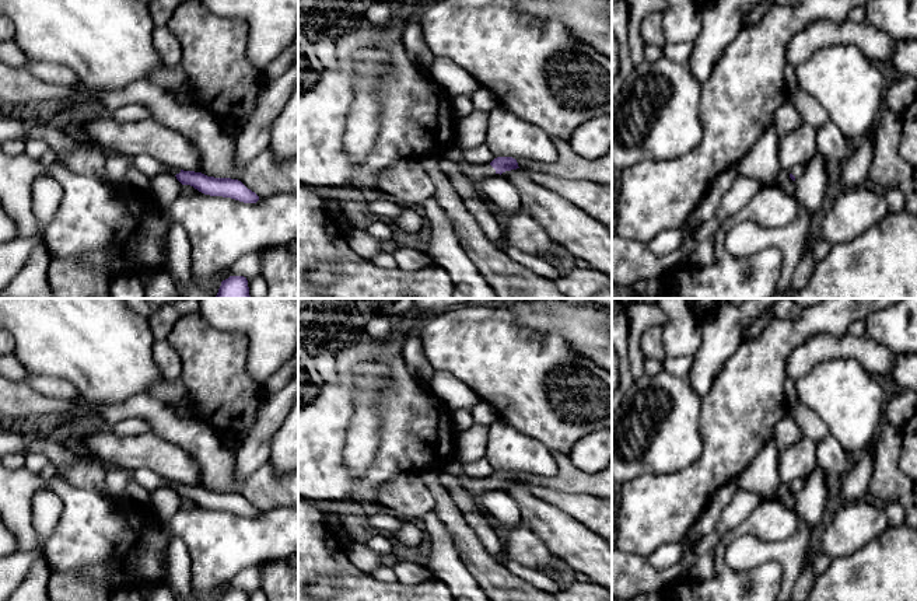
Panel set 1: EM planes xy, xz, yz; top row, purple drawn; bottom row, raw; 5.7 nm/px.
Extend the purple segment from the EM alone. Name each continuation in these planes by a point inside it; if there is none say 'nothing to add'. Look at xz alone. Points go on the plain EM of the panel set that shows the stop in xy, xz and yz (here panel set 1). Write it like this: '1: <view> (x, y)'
1: xz (476, 488)

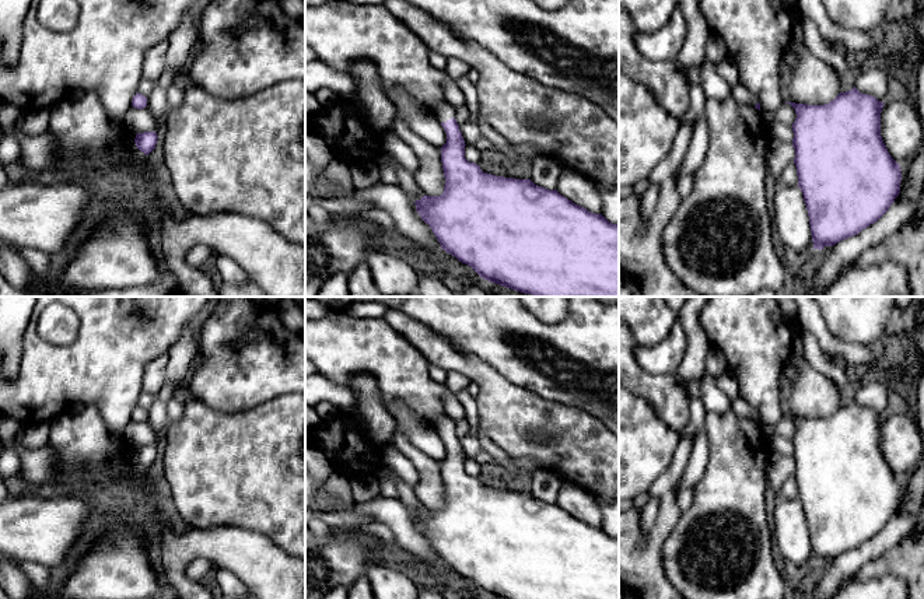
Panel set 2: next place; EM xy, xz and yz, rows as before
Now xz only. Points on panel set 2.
1: xz (444, 424)

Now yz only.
1: yz (738, 405)

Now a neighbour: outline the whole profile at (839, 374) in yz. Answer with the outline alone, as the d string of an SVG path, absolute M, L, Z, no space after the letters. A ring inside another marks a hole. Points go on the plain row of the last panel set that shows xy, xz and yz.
M802 329L802 340L804 354L811 367L827 376L841 390L851 378L851 371L844 364L829 358L809 330Z

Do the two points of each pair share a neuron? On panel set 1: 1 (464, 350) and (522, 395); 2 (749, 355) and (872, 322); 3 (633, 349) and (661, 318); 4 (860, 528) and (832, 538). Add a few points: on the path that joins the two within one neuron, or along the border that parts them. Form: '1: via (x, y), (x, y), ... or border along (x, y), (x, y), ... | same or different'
1: via (478, 350), (508, 381) | same
2: border along (872, 313), (863, 321) | different
3: via (634, 338), (634, 332), (650, 318) | same
4: via (853, 528), (839, 538) | same

